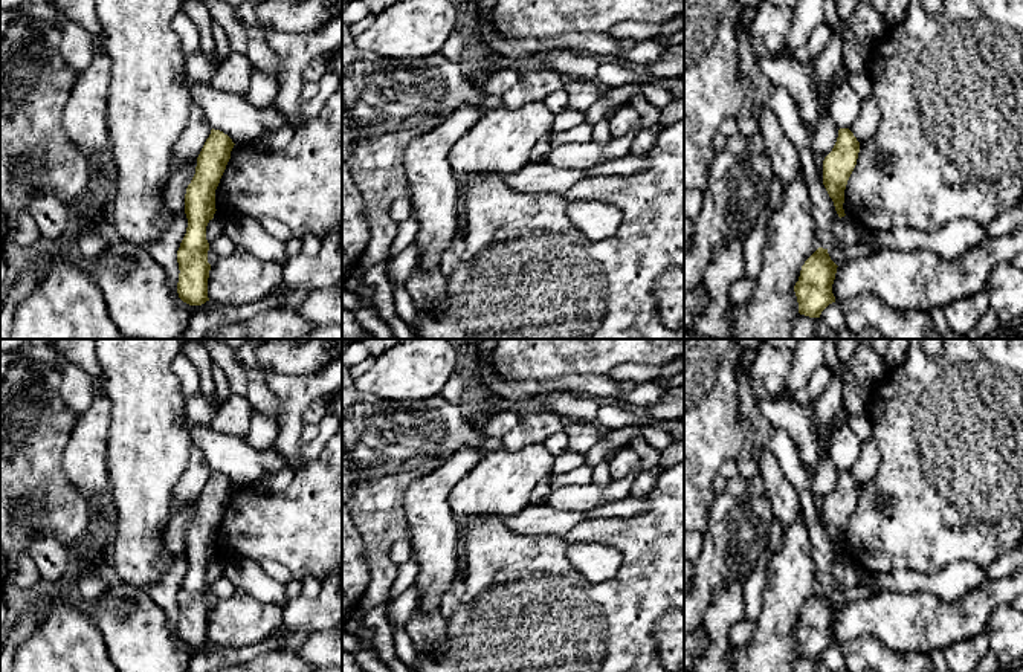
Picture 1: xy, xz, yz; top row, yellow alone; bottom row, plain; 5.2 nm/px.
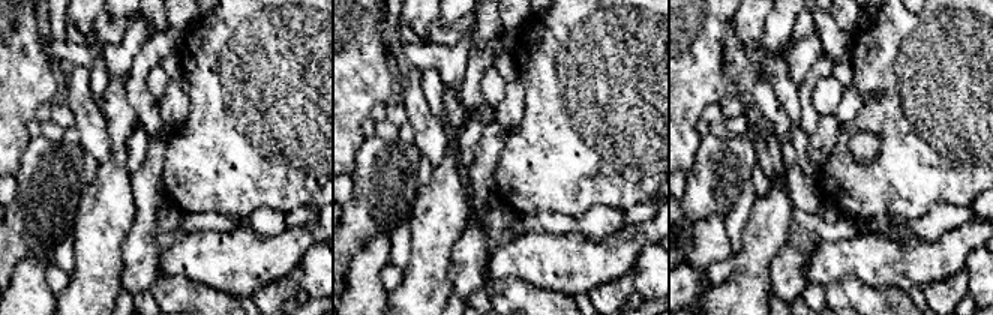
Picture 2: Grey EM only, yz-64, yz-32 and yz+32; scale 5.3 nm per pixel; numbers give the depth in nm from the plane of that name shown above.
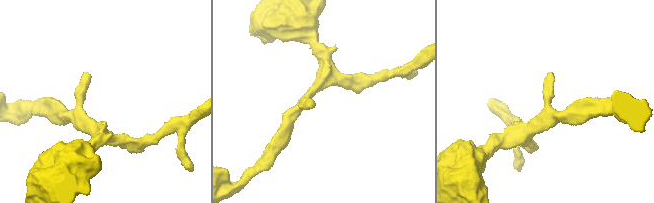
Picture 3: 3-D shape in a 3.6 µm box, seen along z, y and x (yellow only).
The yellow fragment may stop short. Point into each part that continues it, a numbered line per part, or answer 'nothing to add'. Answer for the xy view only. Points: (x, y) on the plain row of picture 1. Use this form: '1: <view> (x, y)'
nothing to add

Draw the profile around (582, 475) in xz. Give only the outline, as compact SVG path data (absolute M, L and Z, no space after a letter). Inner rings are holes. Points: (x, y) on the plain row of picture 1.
M583 464L571 472L551 473L551 487L563 487L574 484L589 484L592 483L592 467Z

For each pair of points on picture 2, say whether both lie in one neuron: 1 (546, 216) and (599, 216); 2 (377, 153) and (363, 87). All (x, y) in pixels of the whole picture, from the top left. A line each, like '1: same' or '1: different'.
1: same
2: different

